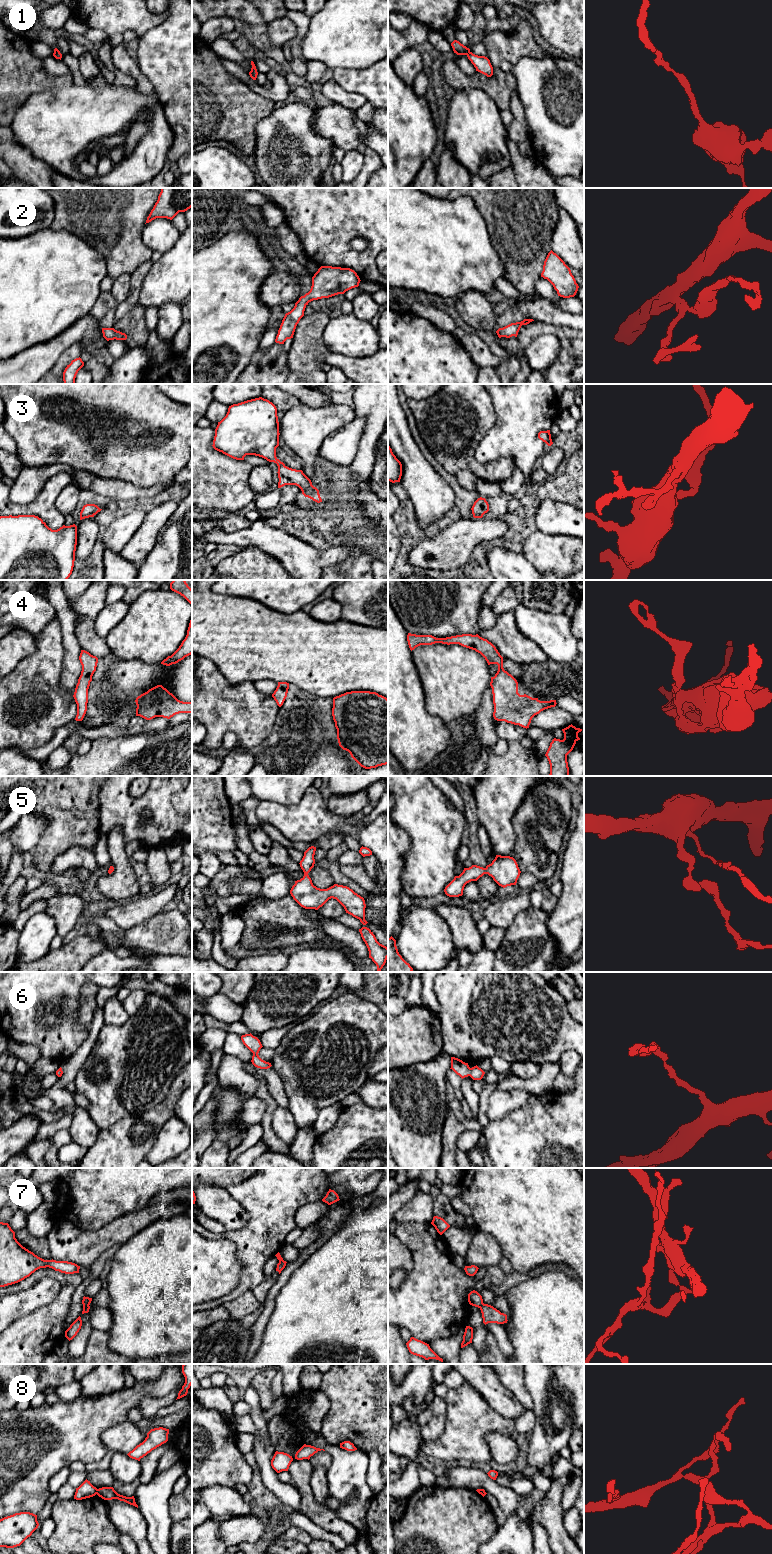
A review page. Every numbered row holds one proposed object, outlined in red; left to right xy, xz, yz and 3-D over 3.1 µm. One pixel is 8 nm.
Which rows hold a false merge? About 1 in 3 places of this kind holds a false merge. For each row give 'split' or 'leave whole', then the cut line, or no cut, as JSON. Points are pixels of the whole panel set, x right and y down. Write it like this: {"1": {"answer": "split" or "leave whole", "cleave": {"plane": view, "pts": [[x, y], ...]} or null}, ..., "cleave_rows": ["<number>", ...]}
{"1": {"answer": "leave whole", "cleave": null}, "2": {"answer": "leave whole", "cleave": null}, "3": {"answer": "leave whole", "cleave": null}, "4": {"answer": "leave whole", "cleave": null}, "5": {"answer": "leave whole", "cleave": null}, "6": {"answer": "leave whole", "cleave": null}, "7": {"answer": "split", "cleave": {"plane": "yz", "pts": [[483, 1303], [479, 1307]]}}, "8": {"answer": "split", "cleave": {"plane": "xy", "pts": [[96, 1489], [97, 1493]]}}, "cleave_rows": ["7", "8"]}

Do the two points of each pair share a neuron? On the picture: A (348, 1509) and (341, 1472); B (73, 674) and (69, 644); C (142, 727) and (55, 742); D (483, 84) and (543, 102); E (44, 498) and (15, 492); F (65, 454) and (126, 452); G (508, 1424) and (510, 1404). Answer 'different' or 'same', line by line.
A: same
B: same
C: same
D: different
E: different
F: same
G: different

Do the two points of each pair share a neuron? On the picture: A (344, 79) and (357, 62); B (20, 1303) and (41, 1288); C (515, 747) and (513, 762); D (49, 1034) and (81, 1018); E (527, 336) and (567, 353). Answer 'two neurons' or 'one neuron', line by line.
A: two neurons
B: one neuron
C: one neuron
D: two neurons
E: two neurons

